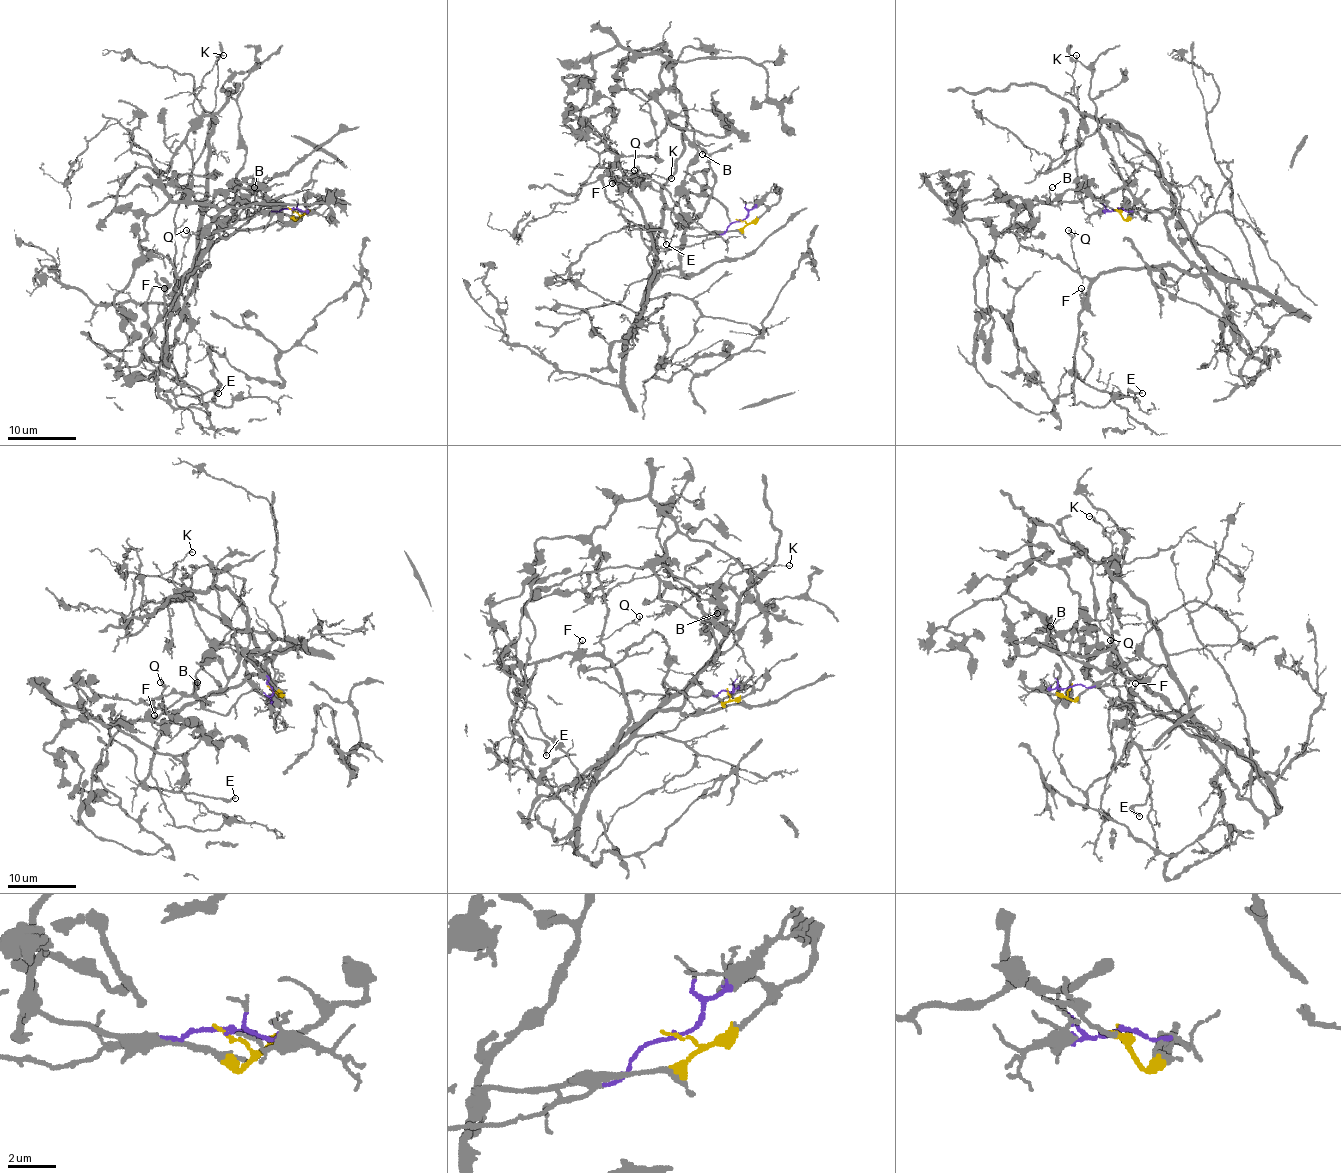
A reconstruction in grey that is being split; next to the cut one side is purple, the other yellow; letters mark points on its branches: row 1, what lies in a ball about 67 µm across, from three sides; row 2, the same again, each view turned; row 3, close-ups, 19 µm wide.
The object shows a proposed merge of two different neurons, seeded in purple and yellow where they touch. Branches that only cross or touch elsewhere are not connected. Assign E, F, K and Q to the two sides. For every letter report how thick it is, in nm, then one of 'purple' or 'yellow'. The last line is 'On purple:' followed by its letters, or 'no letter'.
E: 200 nm | purple
F: 120 nm | purple
K: 100 nm | purple
Q: 110 nm | purple
On purple: E, F, K, Q

